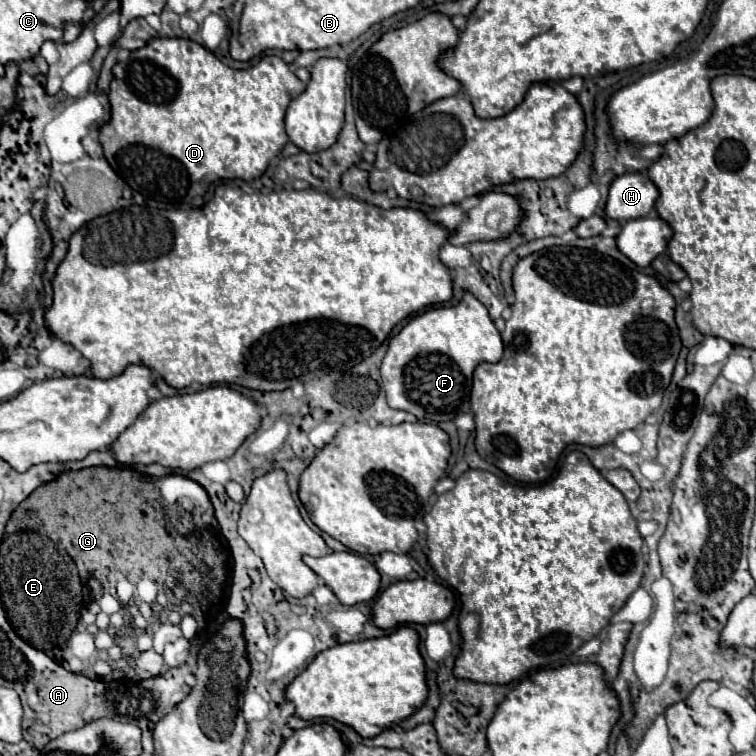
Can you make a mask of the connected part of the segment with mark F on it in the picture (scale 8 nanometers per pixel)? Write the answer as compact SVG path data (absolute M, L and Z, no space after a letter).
M465 294L457 306L429 308L423 314L411 318L403 330L389 342L389 350L381 362L381 380L387 392L387 404L397 410L411 412L421 422L447 422L455 416L469 412L469 394L473 370L481 362L499 362L503 356L501 334L487 314L487 308L473 296Z

